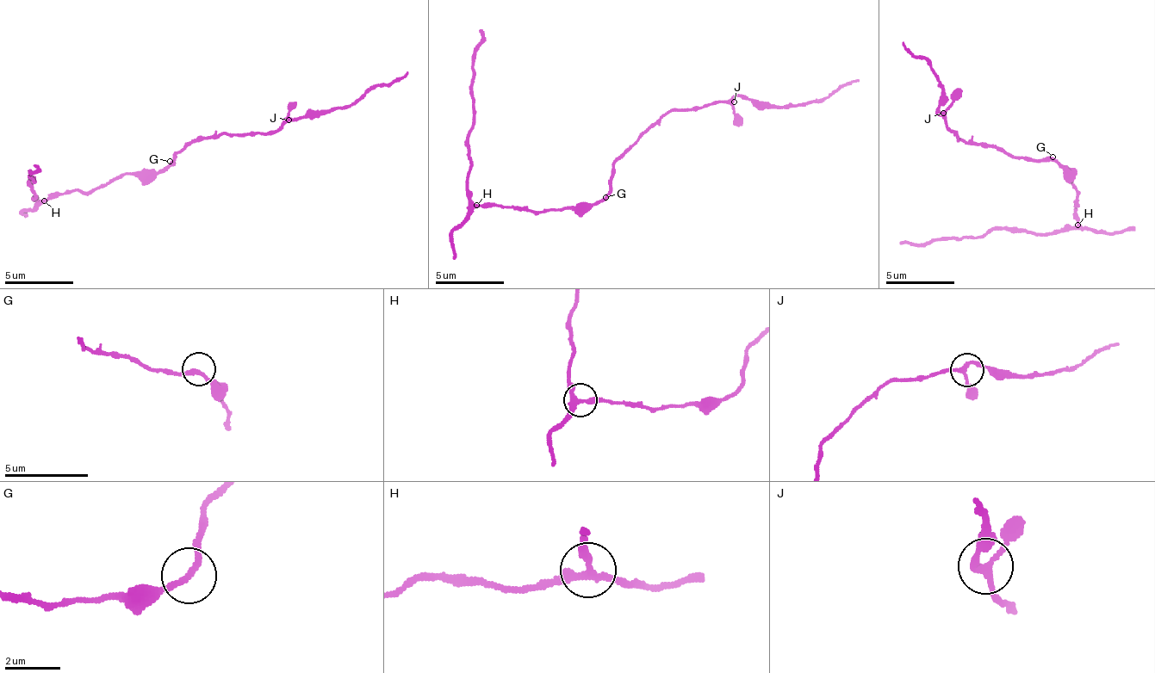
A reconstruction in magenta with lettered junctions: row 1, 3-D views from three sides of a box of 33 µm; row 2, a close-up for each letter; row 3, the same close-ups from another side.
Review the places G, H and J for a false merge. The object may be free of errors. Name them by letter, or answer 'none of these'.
H

